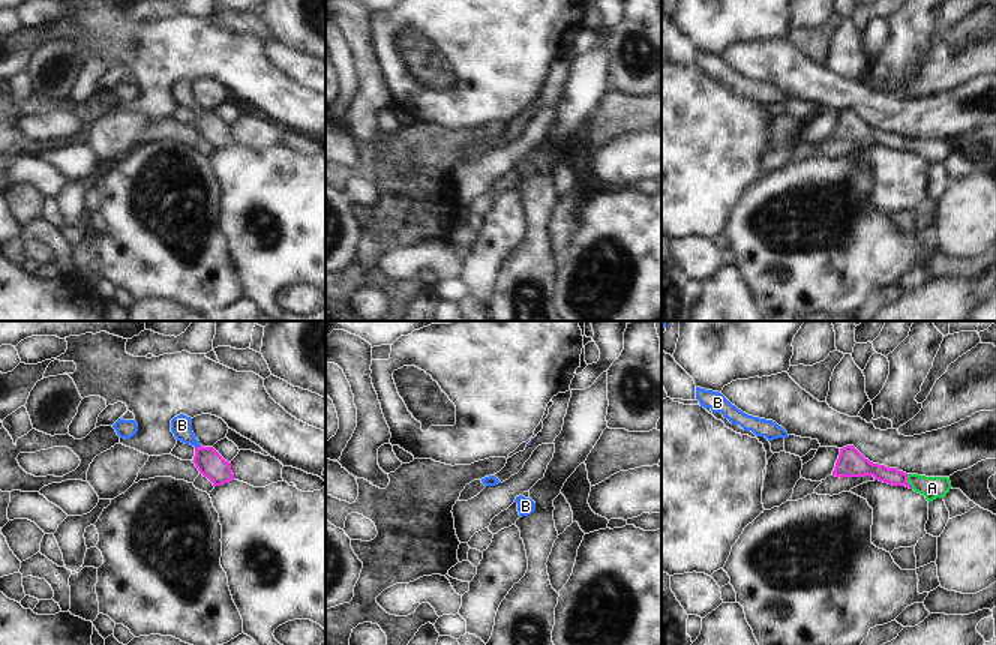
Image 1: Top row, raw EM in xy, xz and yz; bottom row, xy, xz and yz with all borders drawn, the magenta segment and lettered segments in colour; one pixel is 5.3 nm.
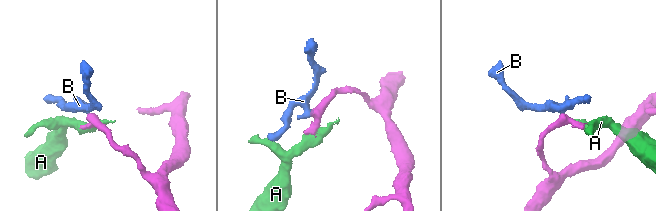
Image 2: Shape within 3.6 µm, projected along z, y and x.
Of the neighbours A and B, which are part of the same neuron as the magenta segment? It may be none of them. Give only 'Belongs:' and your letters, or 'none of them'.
Belongs: B

